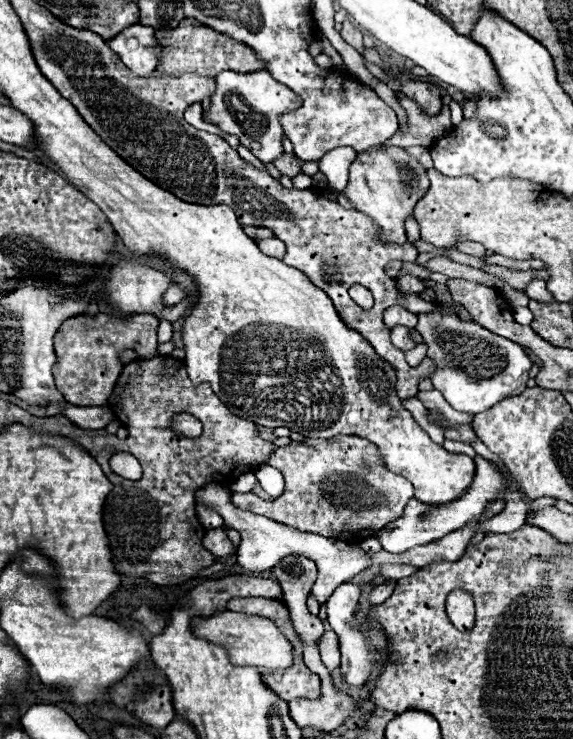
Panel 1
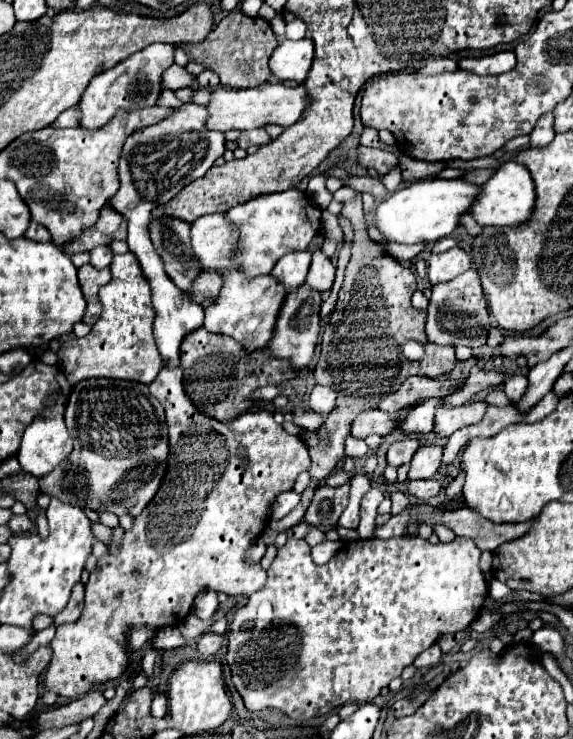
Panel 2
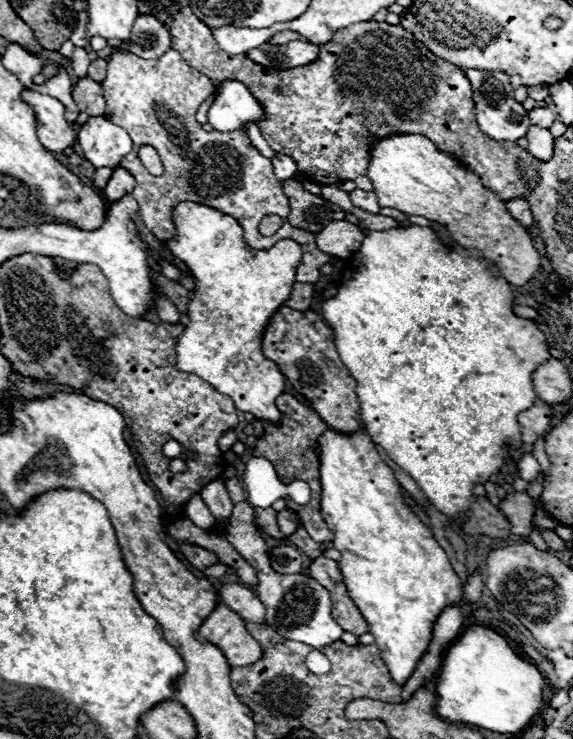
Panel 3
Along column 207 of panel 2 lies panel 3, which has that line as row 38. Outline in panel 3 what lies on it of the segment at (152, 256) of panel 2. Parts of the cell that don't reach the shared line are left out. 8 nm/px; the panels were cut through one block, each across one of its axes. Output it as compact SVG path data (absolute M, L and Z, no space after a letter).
M138 14L128 42L108 40L108 44L110 46L126 44L132 54L146 58L146 60L154 60L154 58L160 58L164 52L168 52L172 48L172 34L168 32L166 24L162 24L154 16Z

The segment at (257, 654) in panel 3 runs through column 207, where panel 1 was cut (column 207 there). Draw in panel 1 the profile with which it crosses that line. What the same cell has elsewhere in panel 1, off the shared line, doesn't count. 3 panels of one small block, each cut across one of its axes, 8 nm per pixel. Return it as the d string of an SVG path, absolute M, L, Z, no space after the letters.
M220 612L208 618L194 618L194 634L198 638L222 644L228 648L232 664L236 666L264 666L264 668L292 668L292 644L290 640L286 640L286 636L282 636L280 628L262 616L250 616L250 614L242 614L242 612Z

